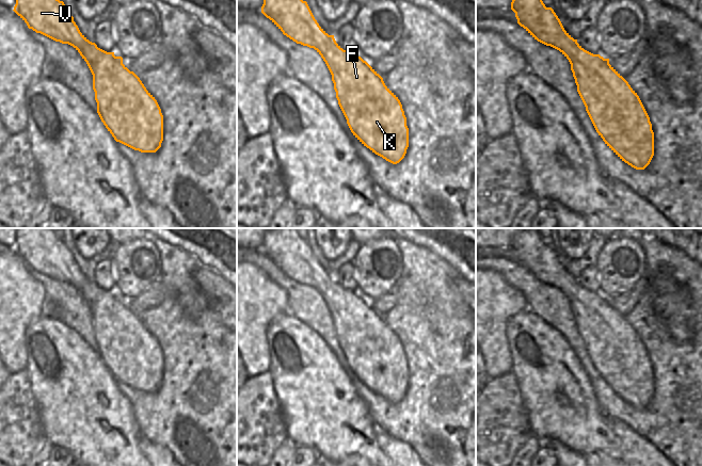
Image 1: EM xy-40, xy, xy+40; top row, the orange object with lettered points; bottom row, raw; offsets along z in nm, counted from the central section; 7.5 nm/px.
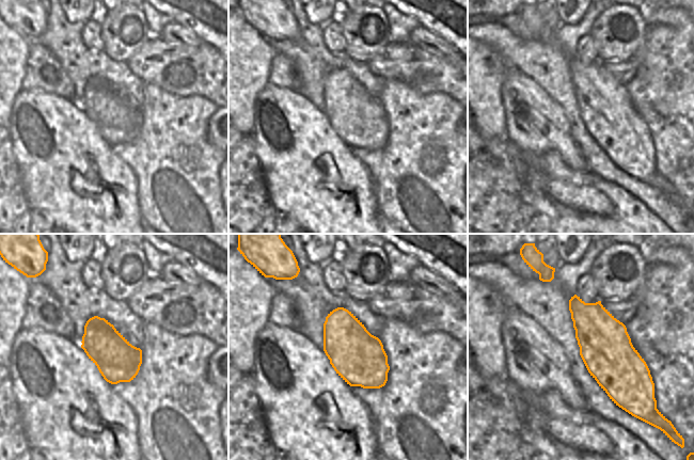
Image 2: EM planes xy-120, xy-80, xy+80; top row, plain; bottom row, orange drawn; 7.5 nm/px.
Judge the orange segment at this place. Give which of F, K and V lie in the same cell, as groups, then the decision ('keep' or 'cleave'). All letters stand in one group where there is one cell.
F K V | keep

